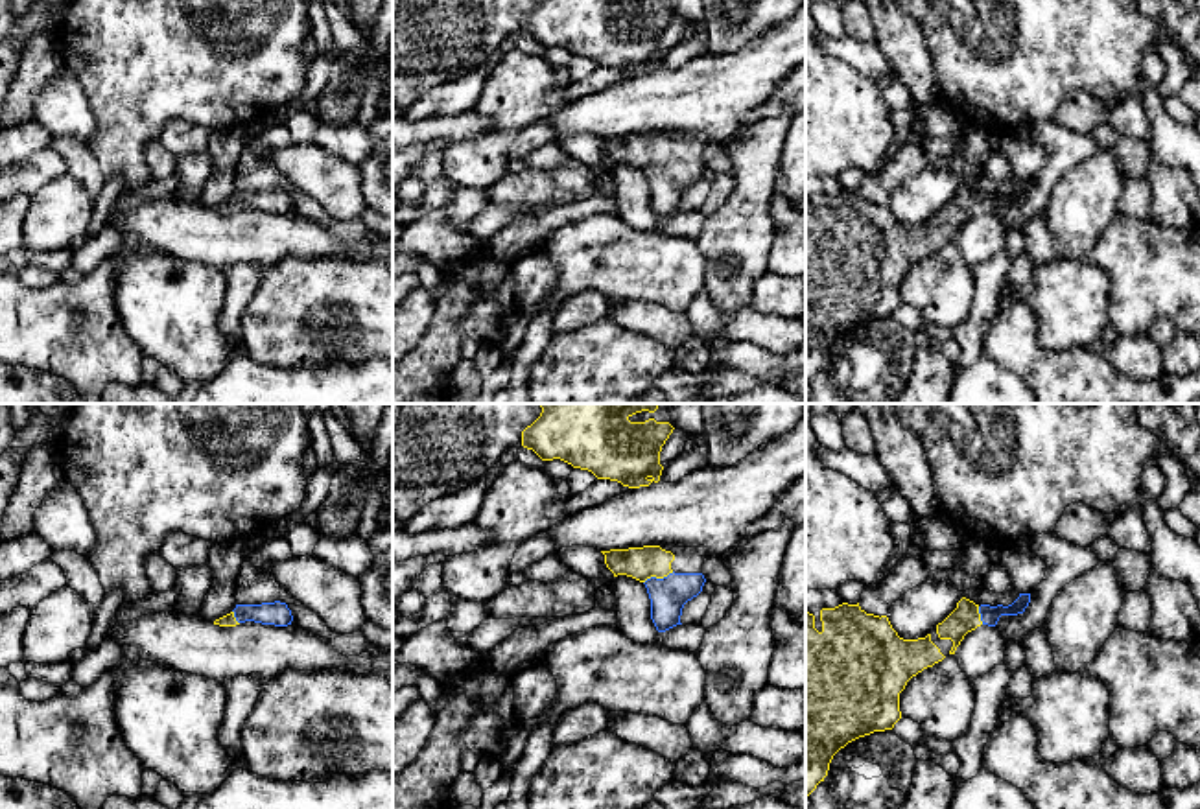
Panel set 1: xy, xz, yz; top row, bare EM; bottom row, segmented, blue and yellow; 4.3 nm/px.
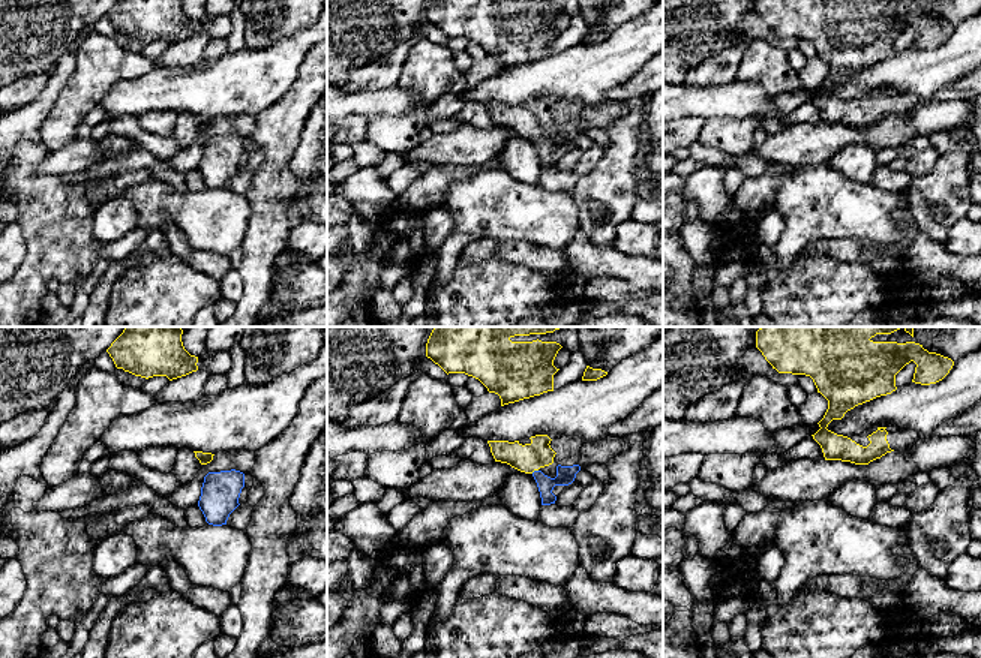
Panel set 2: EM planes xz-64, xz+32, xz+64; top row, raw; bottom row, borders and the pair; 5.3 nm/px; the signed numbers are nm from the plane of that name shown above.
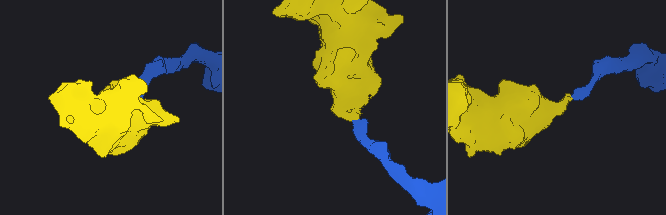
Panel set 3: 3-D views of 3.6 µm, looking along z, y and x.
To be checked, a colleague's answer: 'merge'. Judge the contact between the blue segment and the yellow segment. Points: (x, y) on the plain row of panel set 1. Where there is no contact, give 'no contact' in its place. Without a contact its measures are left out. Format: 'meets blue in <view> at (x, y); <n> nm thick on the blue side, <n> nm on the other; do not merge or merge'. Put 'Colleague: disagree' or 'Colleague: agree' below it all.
meets blue in xz at (658, 166); 160 nm thick on the blue side, 140 nm on the other; merge
Colleague: agree

